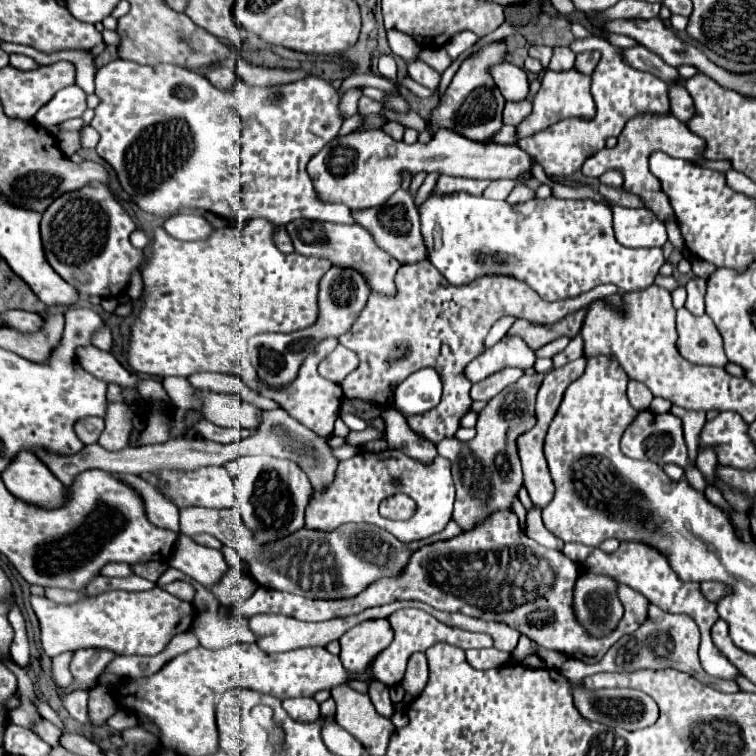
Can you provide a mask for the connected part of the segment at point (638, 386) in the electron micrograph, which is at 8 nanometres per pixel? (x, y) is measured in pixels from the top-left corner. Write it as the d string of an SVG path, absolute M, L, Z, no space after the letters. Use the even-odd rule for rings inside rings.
M629 380L627 396L629 402L633 404L633 408L637 408L637 410L649 410L649 404L653 400L653 394L641 382L635 380Z

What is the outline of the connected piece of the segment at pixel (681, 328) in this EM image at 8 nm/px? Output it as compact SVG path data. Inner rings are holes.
M677 310L677 334L677 350L685 360L705 366L725 366L729 362L721 334L707 314L695 318L689 310Z

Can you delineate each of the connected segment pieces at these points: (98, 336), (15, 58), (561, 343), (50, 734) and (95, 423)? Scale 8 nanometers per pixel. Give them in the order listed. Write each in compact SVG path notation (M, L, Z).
M105 324L103 328L99 328L99 332L95 332L95 336L91 338L91 344L97 346L99 350L111 350L111 332Z
M9 54L9 64L17 70L33 70L37 68L37 62L29 56L23 56L23 54Z
M557 338L557 340L549 342L547 346L539 348L539 350L537 350L537 356L541 356L541 358L553 358L553 356L559 354L561 350L565 350L567 344L569 344L569 338Z
M37 718L31 730L33 730L39 738L43 738L49 746L57 746L57 744L59 744L59 734L61 734L61 730L59 730L53 722L49 722L49 720L45 720L45 718Z
M101 417L81 418L75 422L75 434L83 444L97 442L99 434L104 430L104 419Z

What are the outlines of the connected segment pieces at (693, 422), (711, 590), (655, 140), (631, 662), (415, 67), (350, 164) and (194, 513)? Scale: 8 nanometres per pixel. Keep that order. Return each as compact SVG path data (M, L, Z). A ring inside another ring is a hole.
M673 406L671 414L679 416L683 420L683 432L685 432L685 442L687 442L687 448L689 448L689 456L695 460L697 458L695 452L697 452L697 446L699 446L699 432L701 432L703 422L705 422L705 412L683 410L679 406Z
M714 581L702 582L700 588L705 598L710 602L717 602L723 596L727 596L727 592L731 592L729 586Z
M673 114L671 116L635 116L635 120L629 120L623 128L623 132L617 138L617 146L615 148L603 148L603 152L597 152L595 156L591 156L591 160L587 160L587 164L583 164L581 172L583 176L589 178L599 178L601 174L605 174L607 170L619 168L625 176L625 186L627 190L639 194L643 198L643 202L647 204L649 210L653 210L659 220L665 220L667 216L673 214L671 204L667 200L667 196L663 196L663 190L659 186L659 180L649 172L649 154L655 150L663 150L665 154L673 156L673 158L683 158L683 160L699 160L701 152L705 148L705 142L691 134L689 128L679 122Z
M649 604L647 608L647 620L641 624L641 628L635 634L623 636L605 656L603 660L599 660L597 664L591 666L591 674L597 672L633 672L639 668L675 668L675 670L683 670L687 674L691 674L693 678L713 686L715 690L721 692L739 692L739 686L733 680L719 680L719 678L711 678L699 664L699 656L697 656L697 648L699 648L701 636L699 636L699 628L691 616L687 614L669 614L663 612L659 606Z
M415 60L415 62L409 64L409 76L411 76L415 82L427 86L429 90L437 90L439 80L441 80L441 74L439 74L439 72L435 72L431 66L427 66L427 64L419 62L419 60Z
M371 128L337 136L327 142L325 148L309 160L307 174L323 200L345 204L351 210L361 210L385 204L401 188L403 172L409 172L411 176L419 172L437 172L461 178L517 180L523 172L531 170L531 162L533 158L517 144L477 144L447 128L441 128L429 144L405 144L403 140L393 140L381 128Z
M197 506L181 510L181 532L187 536L207 532L219 538L239 554L241 562L247 566L247 574L259 586L301 594L305 598L357 596L381 576L399 574L409 556L425 544L425 540L401 542L393 534L371 524L367 524L367 528L361 524L343 524L329 534L319 530L299 530L283 540L275 540L275 544L255 544L255 536L251 536L251 530L243 524L237 510L209 510Z

